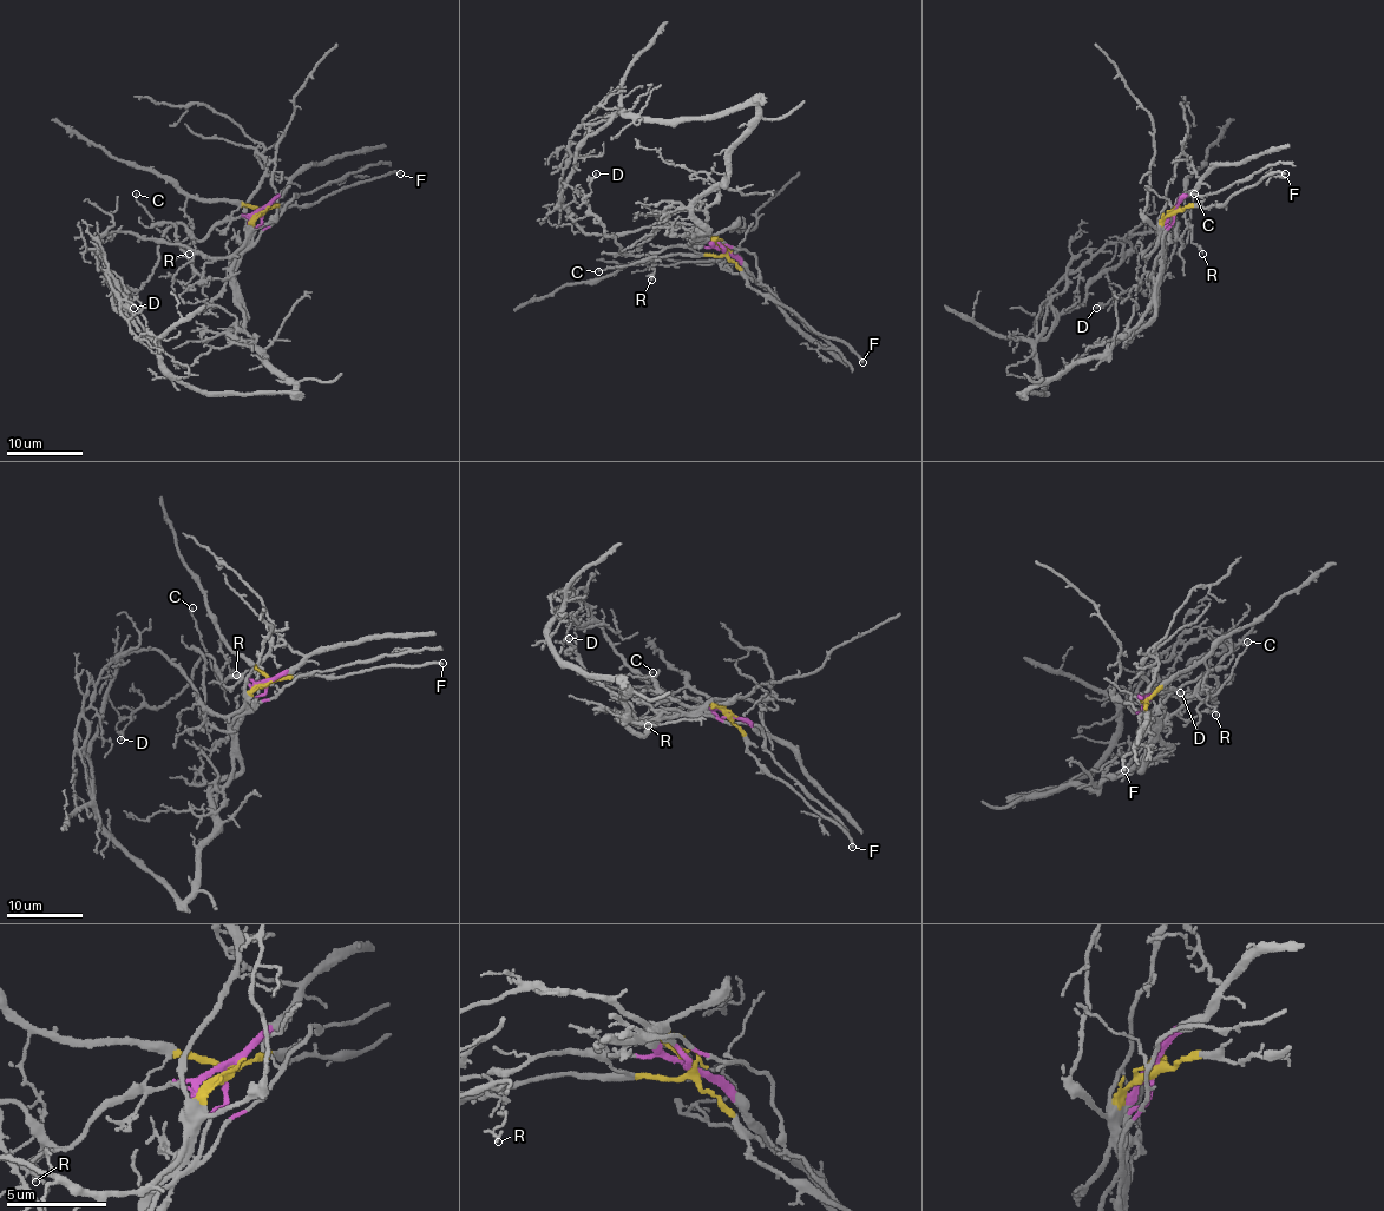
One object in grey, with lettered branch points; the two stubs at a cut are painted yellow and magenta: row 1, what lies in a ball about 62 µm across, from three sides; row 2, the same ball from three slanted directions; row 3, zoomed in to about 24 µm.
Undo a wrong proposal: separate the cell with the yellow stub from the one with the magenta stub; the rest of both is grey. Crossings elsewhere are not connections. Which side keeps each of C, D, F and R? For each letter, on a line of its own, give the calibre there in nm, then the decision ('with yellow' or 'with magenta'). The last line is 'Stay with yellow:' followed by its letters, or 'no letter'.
C: 110 nm | with magenta
D: 90 nm | with magenta
F: 180 nm | with yellow
R: 120 nm | with yellow
Stay with yellow: F, R

